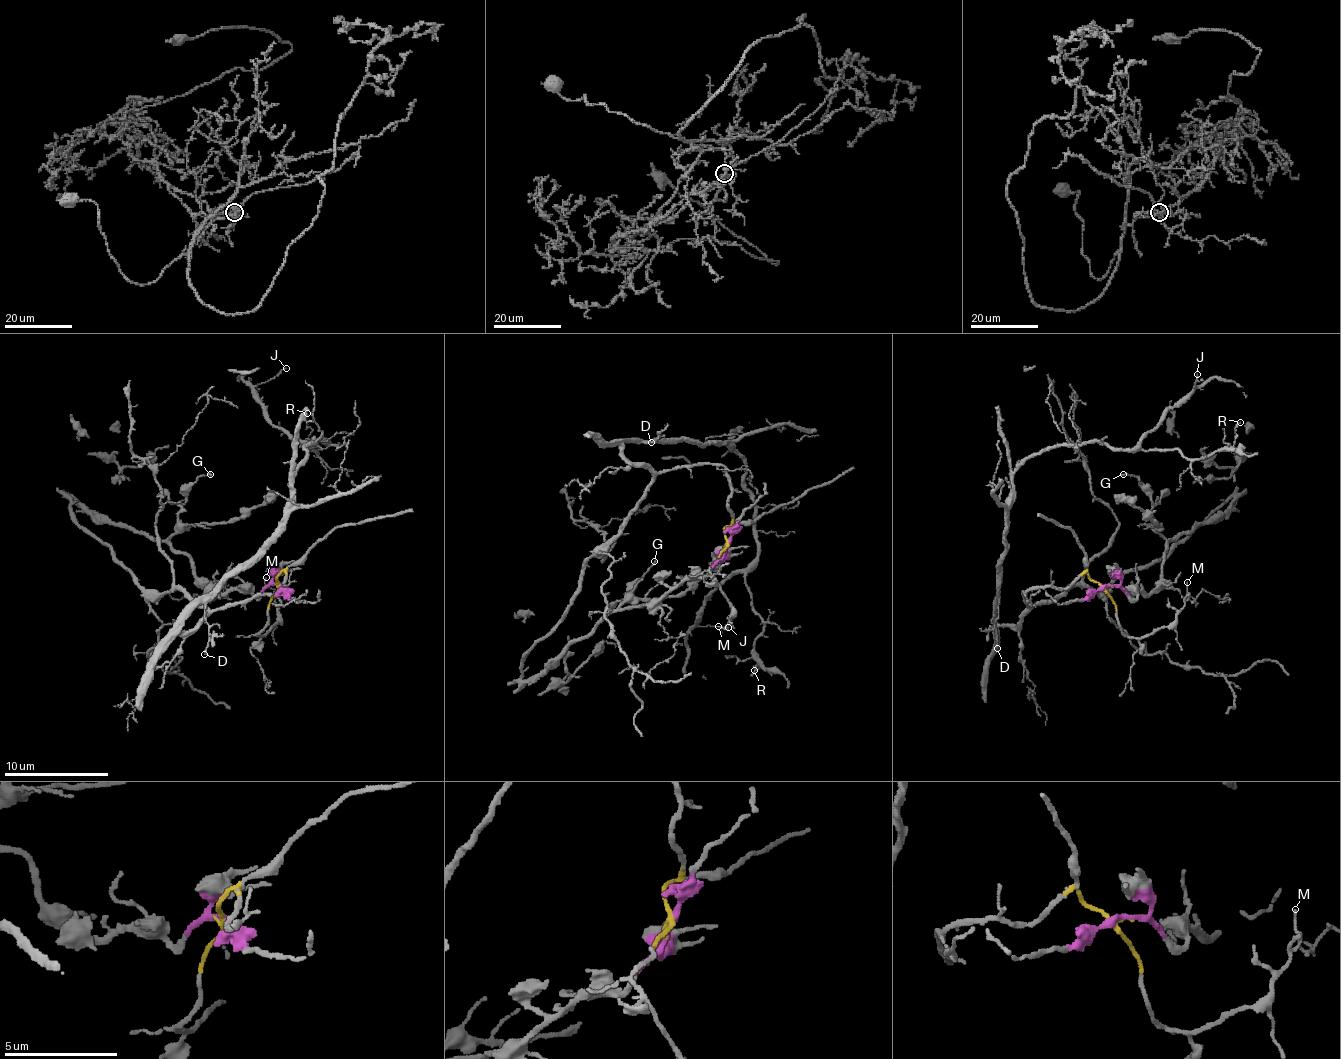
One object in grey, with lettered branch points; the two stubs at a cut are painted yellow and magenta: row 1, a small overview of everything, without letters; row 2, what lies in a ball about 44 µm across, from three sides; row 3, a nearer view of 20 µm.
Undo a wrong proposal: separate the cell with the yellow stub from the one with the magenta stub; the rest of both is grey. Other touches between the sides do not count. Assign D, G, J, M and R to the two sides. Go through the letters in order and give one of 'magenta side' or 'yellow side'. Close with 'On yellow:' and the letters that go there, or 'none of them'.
D: yellow side
G: magenta side
J: yellow side
M: yellow side
R: yellow side
On yellow: D, J, M, R

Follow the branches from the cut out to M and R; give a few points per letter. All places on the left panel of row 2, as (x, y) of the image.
M: (277, 585), (269, 603), (266, 626), (257, 634), (260, 636), (276, 621), (275, 595), (265, 584), (265, 576)
R: (277, 585), (283, 573), (281, 591), (177, 631), (279, 526), (315, 443), (301, 445), (317, 451), (307, 413)

